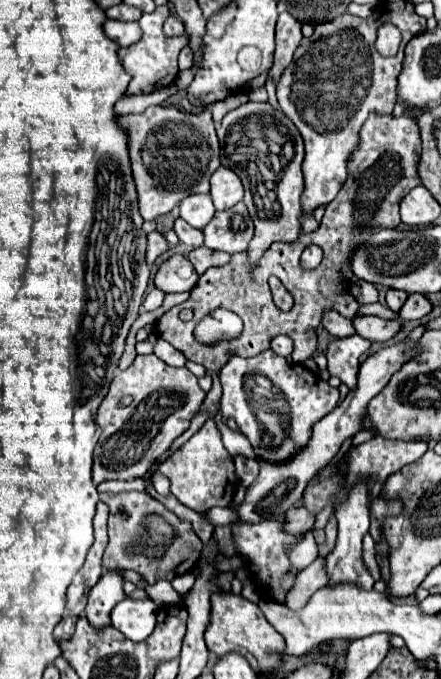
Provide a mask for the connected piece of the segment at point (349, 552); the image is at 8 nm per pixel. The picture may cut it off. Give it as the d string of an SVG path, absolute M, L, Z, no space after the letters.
M355 485L351 489L351 495L345 503L341 503L335 511L335 517L339 521L339 535L335 549L325 557L325 571L329 575L329 585L341 585L341 583L353 583L363 591L371 591L375 579L369 575L361 561L361 541L365 533L369 531L369 497L367 497L367 485Z

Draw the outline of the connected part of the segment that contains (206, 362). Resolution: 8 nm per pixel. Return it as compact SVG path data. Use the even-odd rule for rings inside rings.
M369 115L359 131L359 145L353 149L347 165L347 181L343 183L335 201L331 201L325 209L323 221L317 231L299 235L299 241L293 243L273 243L257 265L251 265L247 251L235 253L231 261L223 267L211 267L203 277L199 277L197 285L191 291L191 297L169 309L157 323L157 335L169 341L175 349L183 351L189 361L203 365L207 371L219 371L227 361L229 353L241 357L253 357L269 347L269 341L275 335L289 335L295 343L293 361L301 363L313 357L317 349L315 329L321 323L323 309L337 309L343 317L353 319L363 305L377 303L379 293L375 285L369 281L357 281L357 289L353 291L353 273L347 269L347 257L351 257L351 245L363 245L371 233L379 233L379 229L397 229L399 221L399 201L411 187L419 185L417 163L421 157L421 139L417 123L411 115L391 117L391 115ZM307 245L319 245L323 249L323 261L317 269L305 271L299 265L299 255ZM277 275L283 287L293 295L295 303L291 311L281 311L273 303L271 289L267 279ZM191 307L195 311L191 321L181 321L179 311ZM215 309L229 309L237 313L243 321L243 331L235 339L219 339L211 345L203 345L195 339L195 325L207 317Z

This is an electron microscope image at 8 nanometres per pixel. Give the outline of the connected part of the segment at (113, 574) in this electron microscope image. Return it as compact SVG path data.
M107 571L97 585L91 587L89 591L89 603L85 607L85 617L95 629L101 629L103 625L109 625L111 619L111 609L125 599L123 593L123 583L125 579L117 571Z

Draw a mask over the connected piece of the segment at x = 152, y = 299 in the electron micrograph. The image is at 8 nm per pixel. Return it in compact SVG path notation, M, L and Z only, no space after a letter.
M153 287L153 289L147 293L145 301L143 301L143 309L145 309L145 311L153 311L153 309L161 307L161 303L163 303L163 293L161 293L157 287Z

